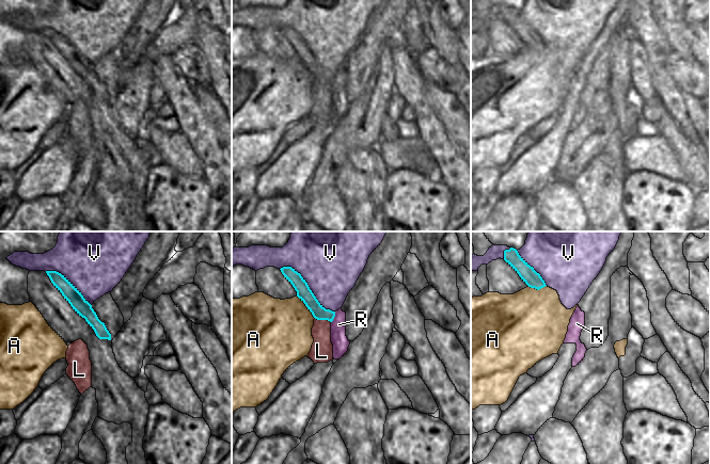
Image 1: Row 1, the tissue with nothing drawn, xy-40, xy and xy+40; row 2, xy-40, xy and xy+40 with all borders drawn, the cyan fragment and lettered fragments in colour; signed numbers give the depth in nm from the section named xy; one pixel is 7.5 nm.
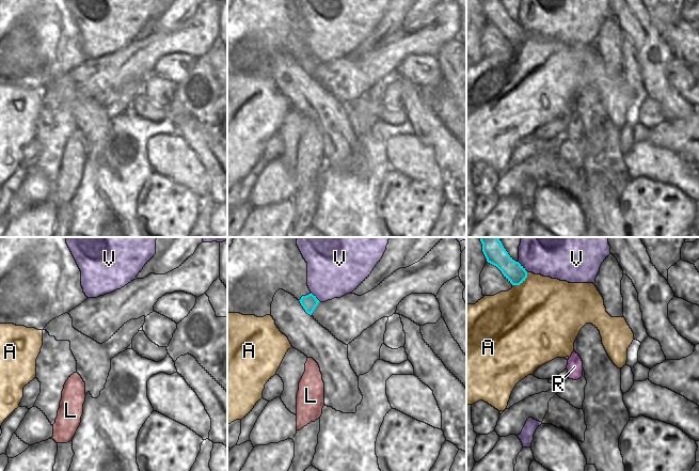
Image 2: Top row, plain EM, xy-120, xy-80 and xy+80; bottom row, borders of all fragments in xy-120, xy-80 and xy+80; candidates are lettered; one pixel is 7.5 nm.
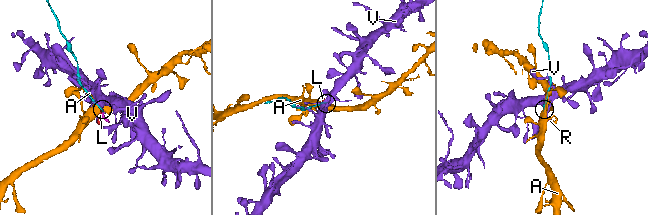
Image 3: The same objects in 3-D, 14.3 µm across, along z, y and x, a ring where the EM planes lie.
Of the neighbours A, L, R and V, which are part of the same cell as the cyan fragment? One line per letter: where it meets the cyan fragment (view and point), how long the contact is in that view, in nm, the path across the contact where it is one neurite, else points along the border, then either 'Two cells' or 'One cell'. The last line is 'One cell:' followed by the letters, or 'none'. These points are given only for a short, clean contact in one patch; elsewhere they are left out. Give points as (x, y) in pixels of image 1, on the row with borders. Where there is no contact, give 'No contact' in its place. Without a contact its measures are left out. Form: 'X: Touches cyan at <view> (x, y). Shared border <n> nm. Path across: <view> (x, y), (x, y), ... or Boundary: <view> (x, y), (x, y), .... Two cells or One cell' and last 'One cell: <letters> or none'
A: Touches cyan at xy (306, 306). Shared border 220 nm. Two cells
L: Touches cyan at xy (322, 319). Shared border 120 nm. Two cells
R: Touches cyan at xy (334, 316). Shared border 90 nm. Path across: xy (319, 313), (334, 316), (338, 338). One cell
V: Touches cyan at xy (308, 286). Shared border 550 nm. Two cells
One cell: R.

